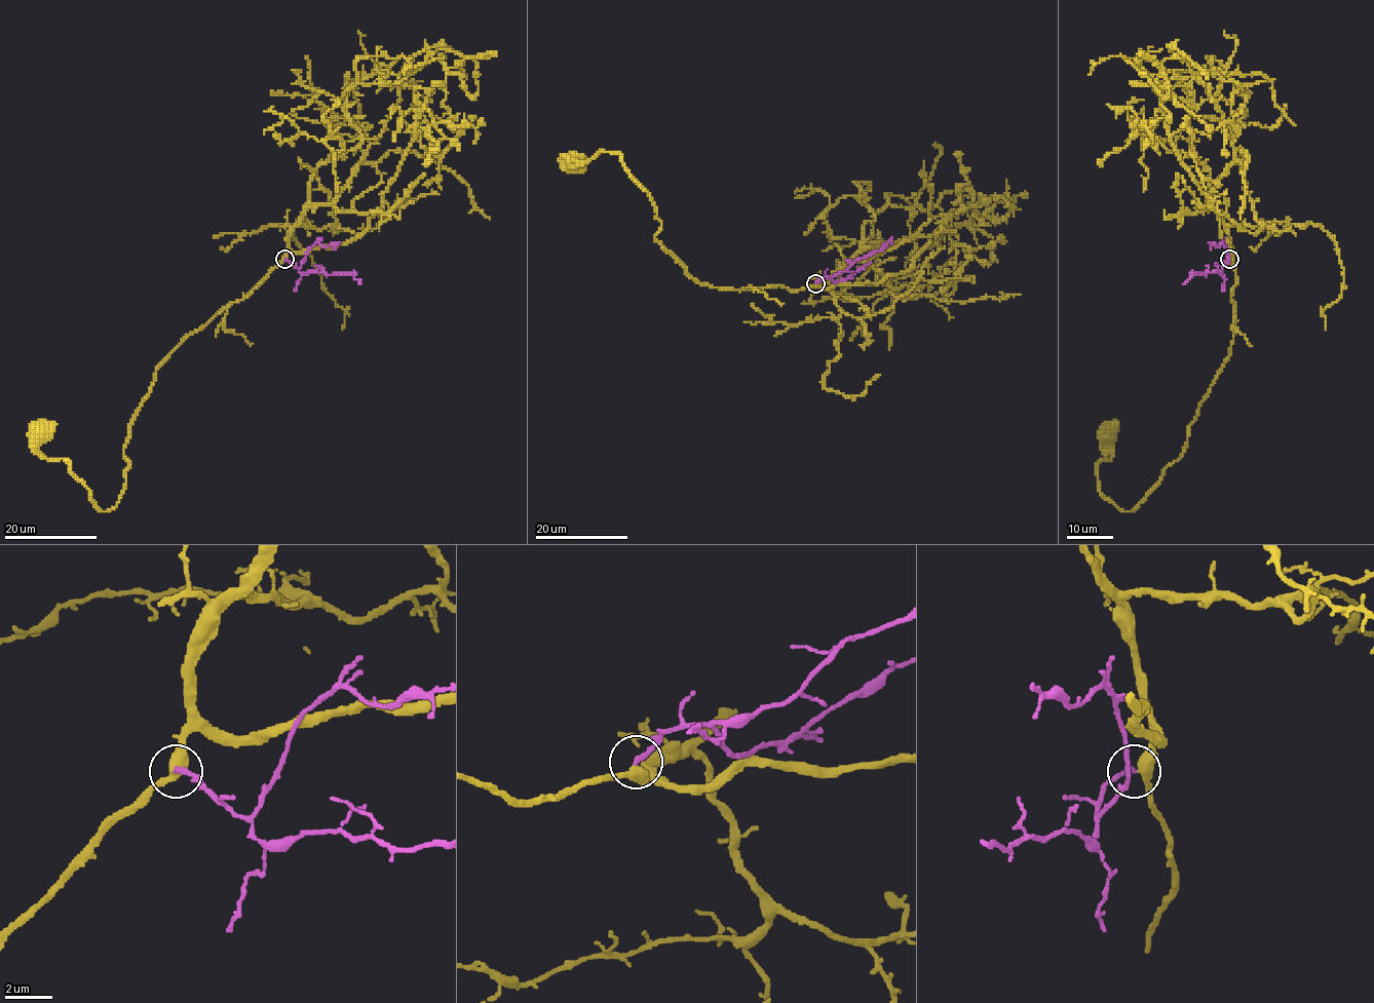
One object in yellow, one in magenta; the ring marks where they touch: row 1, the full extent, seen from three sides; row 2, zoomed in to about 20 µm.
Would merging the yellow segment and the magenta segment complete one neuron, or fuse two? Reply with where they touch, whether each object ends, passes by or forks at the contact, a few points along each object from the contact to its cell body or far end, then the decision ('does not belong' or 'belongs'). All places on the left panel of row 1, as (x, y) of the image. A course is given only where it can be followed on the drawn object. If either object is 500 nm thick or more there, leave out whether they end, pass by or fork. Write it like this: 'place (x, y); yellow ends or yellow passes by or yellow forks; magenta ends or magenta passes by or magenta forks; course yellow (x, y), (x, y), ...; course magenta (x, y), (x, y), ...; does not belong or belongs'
place (284, 259); yellow passes by; magenta ends; course yellow (284, 259), (160, 365), (128, 427), (125, 489), (109, 511), (91, 500), (69, 465), (40, 452), (42, 433); course magenta (284, 259), (301, 273), (352, 274), (360, 284); belongs

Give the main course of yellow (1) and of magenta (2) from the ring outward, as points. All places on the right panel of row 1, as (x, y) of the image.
1: (1229, 259), (1230, 353), (1184, 450), (1132, 511), (1101, 493), (1097, 465), (1113, 452), (1109, 433)
2: (1229, 259), (1222, 264), (1221, 273), (1193, 274), (1183, 284)

